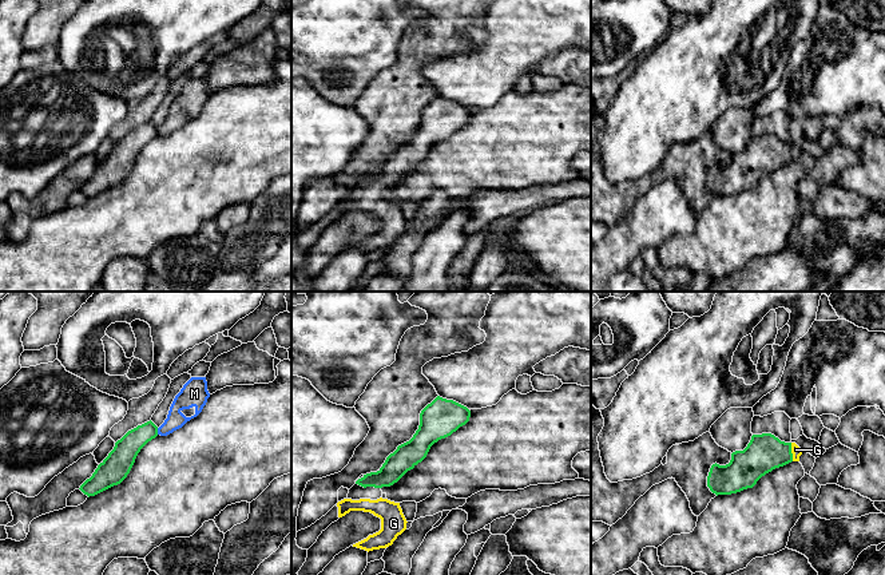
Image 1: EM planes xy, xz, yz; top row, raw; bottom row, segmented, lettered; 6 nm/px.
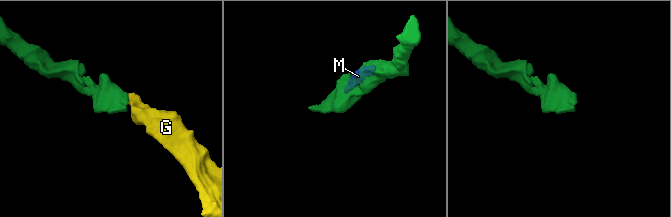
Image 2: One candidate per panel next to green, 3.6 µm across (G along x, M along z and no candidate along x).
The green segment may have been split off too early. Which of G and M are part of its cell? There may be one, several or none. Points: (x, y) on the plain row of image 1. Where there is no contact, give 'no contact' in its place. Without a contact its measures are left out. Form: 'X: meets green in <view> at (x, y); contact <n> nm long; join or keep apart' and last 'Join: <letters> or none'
G: meets green in yz at (790, 153); contact 110 nm long; join
M: meets green in xy at (157, 131); contact 40 nm long; keep apart
Join: G

